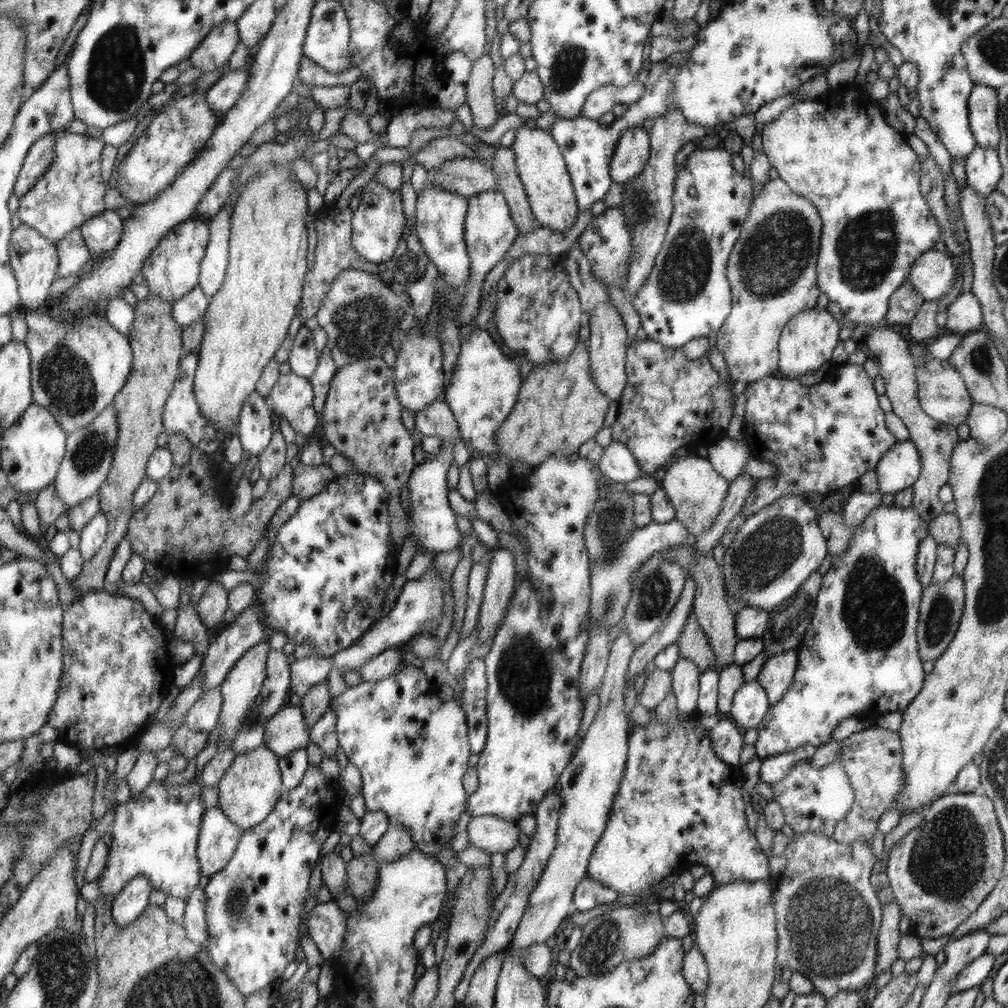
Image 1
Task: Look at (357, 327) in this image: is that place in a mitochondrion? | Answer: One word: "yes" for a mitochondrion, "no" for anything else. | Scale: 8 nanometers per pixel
yes

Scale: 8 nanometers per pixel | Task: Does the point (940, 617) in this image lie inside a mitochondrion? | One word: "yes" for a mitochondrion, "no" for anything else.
yes

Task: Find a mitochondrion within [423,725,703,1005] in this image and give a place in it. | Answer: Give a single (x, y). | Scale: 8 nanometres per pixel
(599, 947)

